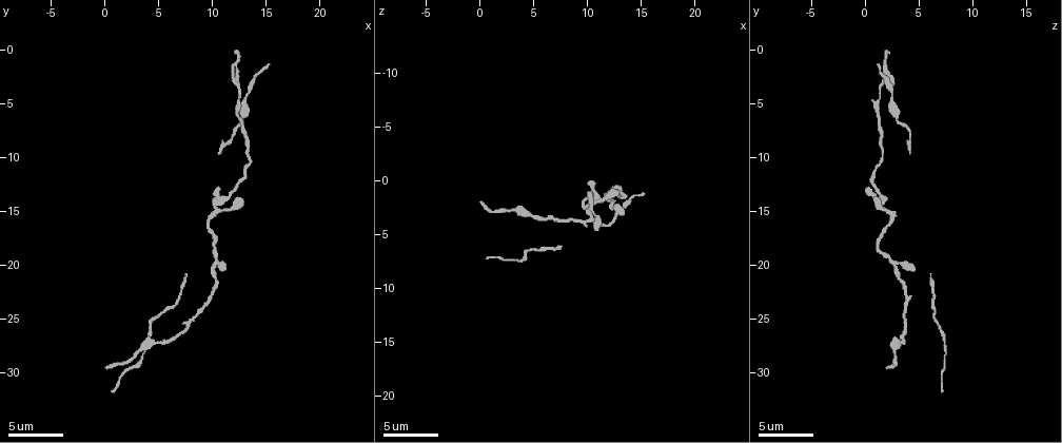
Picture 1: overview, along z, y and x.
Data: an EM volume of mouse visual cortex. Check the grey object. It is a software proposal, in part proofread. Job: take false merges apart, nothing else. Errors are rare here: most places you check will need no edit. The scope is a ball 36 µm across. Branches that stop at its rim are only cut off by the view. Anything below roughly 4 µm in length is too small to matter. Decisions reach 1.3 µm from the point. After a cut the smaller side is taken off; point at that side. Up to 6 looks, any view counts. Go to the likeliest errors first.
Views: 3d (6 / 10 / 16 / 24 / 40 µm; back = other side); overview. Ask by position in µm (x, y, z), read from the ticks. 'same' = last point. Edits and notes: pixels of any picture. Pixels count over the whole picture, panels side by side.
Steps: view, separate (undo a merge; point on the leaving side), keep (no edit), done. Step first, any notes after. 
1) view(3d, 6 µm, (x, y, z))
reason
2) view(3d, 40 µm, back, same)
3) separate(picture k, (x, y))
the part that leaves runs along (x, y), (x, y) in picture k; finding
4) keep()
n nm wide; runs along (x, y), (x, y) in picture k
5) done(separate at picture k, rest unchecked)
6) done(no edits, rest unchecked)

view(3d, 10 µm, (11.6, 13.6, 1.2))
small branch off a trunk

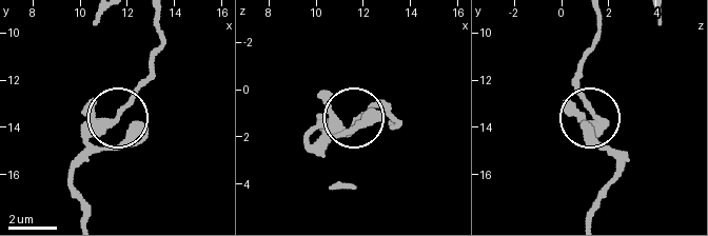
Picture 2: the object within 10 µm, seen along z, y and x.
keep()
runs along (310, 142), (386, 104) in picture 2; continuous, no second cell

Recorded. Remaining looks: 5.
view(3d, 10 µm, (10.4, 18.2, 1.2))
a narrow waist

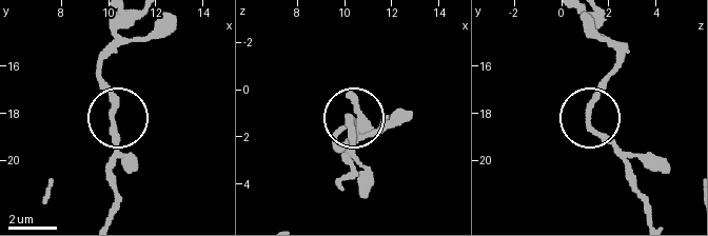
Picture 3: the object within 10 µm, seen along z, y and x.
keep()
230 nm wide; runs along (101, 71), (114, 104), (114, 163) in picture 3; continuous, no second cell

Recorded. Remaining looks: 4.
view(3d, 16 µm, (7.6, 25.4, 3.8))

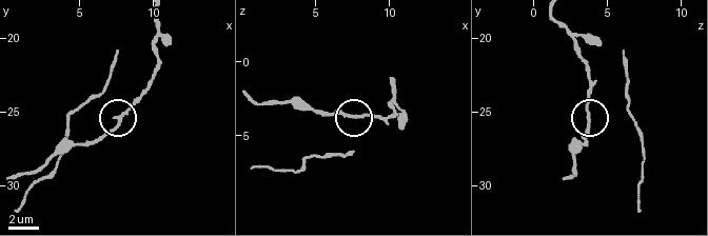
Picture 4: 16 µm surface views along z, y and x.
view(3d, 6 µm, (7.8, 25.6, 3.6))

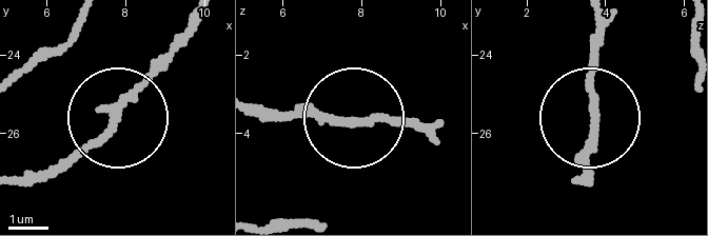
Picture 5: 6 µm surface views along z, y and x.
keep()
runs along (436, 122), (261, 112) in picture 5; one cell here

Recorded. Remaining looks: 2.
done(no edits, rest unchecked)

